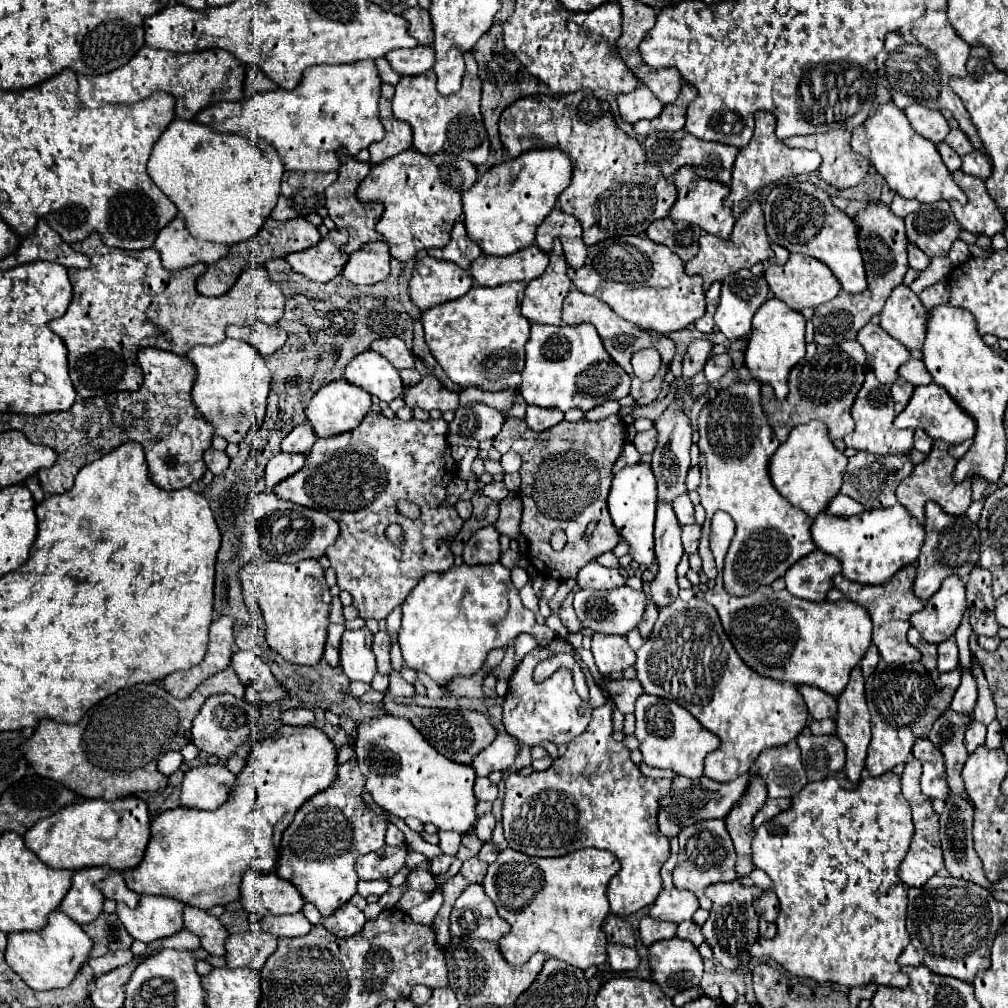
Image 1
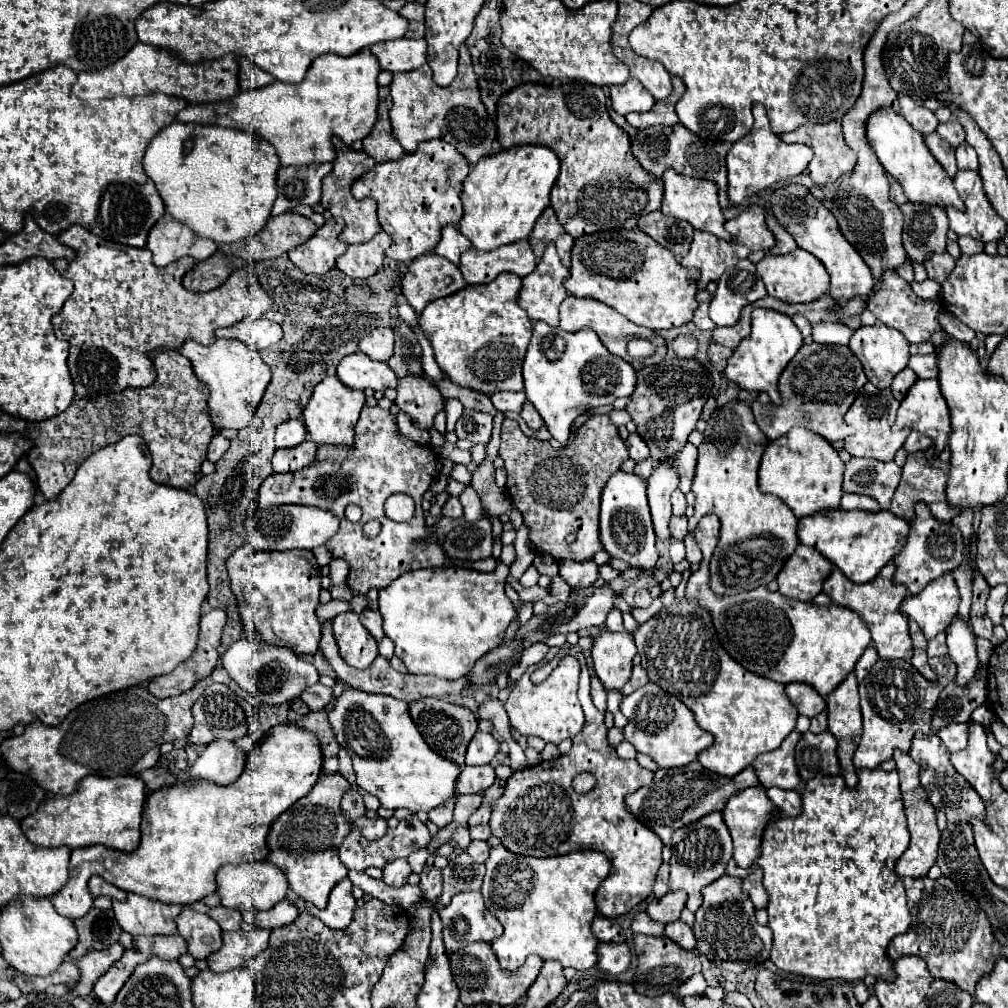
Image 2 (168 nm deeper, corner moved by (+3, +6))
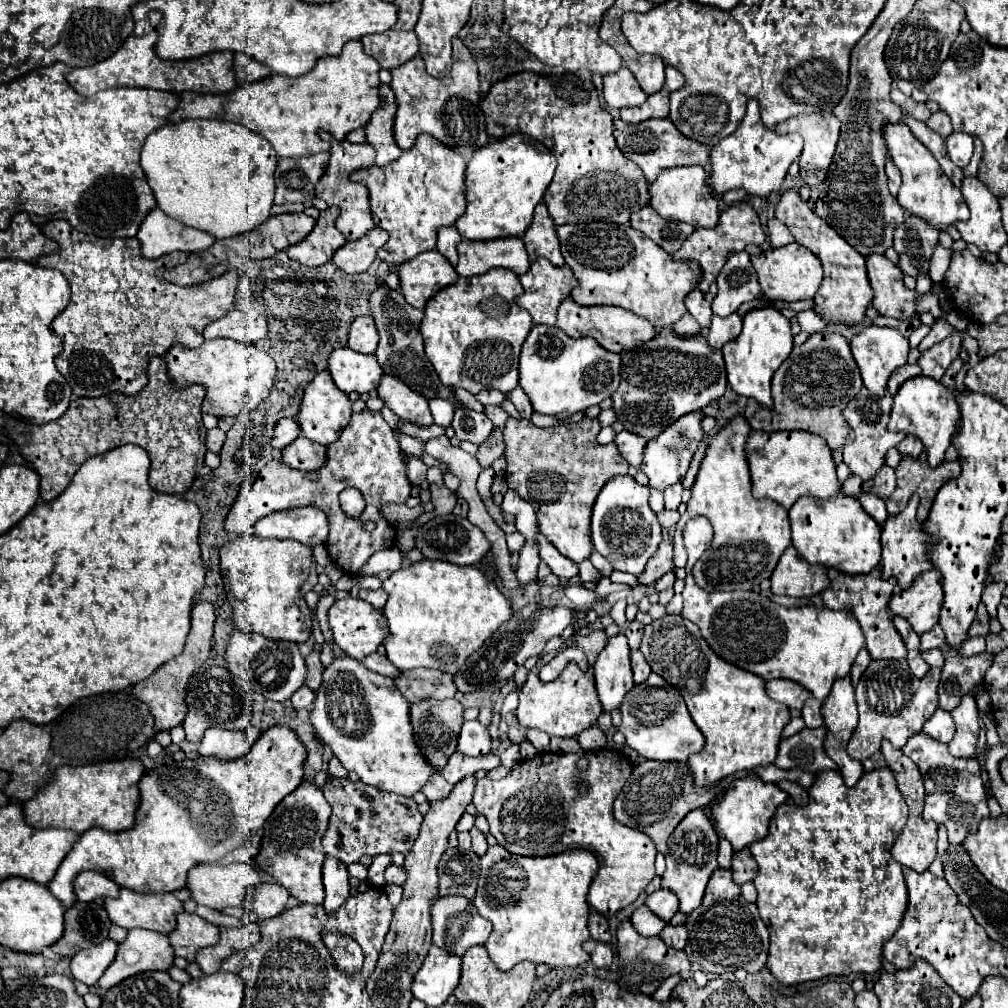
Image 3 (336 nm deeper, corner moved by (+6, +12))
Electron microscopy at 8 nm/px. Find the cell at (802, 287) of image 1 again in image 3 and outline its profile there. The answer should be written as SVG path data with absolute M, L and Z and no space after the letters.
M793 242L783 248L765 248L759 256L751 258L753 268L757 272L763 296L771 300L783 300L783 302L795 302L795 300L809 300L817 294L817 288L823 280L821 262L813 252L807 248L801 248L801 244Z

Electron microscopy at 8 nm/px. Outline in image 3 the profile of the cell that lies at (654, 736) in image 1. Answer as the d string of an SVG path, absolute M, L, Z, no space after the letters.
M651 674L643 684L633 686L633 690L625 694L619 710L623 714L619 732L623 732L627 746L631 746L639 756L645 756L647 760L685 762L691 754L701 752L705 746L705 736L693 724L683 696L657 674Z

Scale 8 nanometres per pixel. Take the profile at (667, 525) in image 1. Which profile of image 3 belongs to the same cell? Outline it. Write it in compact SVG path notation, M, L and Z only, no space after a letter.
M691 412L689 416L681 416L681 420L677 420L677 424L671 424L661 436L657 436L657 440L647 442L641 470L649 478L649 488L665 490L667 486L675 484L685 476L689 462L697 450L697 444L703 440L701 418L703 418L703 412Z

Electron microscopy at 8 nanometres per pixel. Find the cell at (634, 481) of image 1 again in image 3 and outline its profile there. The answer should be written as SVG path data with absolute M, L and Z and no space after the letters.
M613 476L599 492L593 518L591 518L591 538L599 554L603 554L615 570L641 574L647 560L657 552L661 544L661 526L657 516L649 508L649 488L641 486L633 476Z

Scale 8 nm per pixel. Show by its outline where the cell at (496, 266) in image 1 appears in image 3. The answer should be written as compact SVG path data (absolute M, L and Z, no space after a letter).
M497 238L487 242L467 242L457 246L459 264L455 270L459 276L485 274L491 268L507 268L515 274L529 270L529 258L521 238Z

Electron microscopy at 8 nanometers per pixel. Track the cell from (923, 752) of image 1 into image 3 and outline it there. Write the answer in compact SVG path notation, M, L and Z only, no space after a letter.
M919 732L913 734L901 748L921 770L925 782L925 808L923 818L933 822L943 822L947 826L949 842L961 844L969 832L975 832L983 818L989 818L989 808L985 800L985 788L979 772L977 760L957 760L949 756L947 746L931 736Z

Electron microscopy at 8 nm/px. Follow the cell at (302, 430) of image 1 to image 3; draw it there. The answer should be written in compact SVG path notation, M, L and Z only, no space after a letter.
M281 418L279 424L275 426L271 446L273 446L275 450L281 450L281 448L285 448L287 444L291 444L299 434L301 434L301 428L299 428L299 424L297 424L293 418Z

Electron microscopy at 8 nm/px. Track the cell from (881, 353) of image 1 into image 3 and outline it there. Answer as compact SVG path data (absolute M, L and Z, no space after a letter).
M867 326L859 334L851 338L851 352L855 356L855 362L859 366L859 372L863 376L863 384L875 394L883 396L887 380L895 368L907 362L909 354L909 340L895 328L879 328L879 326Z

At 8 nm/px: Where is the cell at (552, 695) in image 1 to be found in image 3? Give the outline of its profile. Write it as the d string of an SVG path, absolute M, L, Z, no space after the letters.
M567 666L557 680L547 684L537 680L537 668L533 668L519 690L519 708L515 710L523 728L537 728L549 736L577 736L585 728L593 726L601 712L603 708L597 698L593 670L589 668L589 672L583 674L579 666Z

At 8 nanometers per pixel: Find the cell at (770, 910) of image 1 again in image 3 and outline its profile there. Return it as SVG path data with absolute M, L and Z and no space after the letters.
M743 848L741 852L733 854L731 872L733 872L733 882L739 886L745 882L753 882L753 878L757 876L757 862L751 856L749 848Z

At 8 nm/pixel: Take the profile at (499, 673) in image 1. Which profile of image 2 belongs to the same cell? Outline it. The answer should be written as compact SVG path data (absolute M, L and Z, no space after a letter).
M330 620L324 624L322 628L322 640L320 640L320 650L324 652L326 660L330 662L332 670L336 672L336 676L348 684L348 686L356 686L358 690L364 690L364 692L376 692L376 694L392 694L394 698L398 700L406 700L406 702L416 702L420 698L428 698L428 696L448 696L448 694L458 694L462 692L464 686L468 686L470 677L464 676L460 680L444 680L444 678L436 678L436 676L416 676L416 674L400 674L396 672L390 662L382 656L378 656L370 668L366 668L364 672L356 670L356 668L350 668L342 658L340 658L339 649L334 640L334 634L332 634L332 624Z

